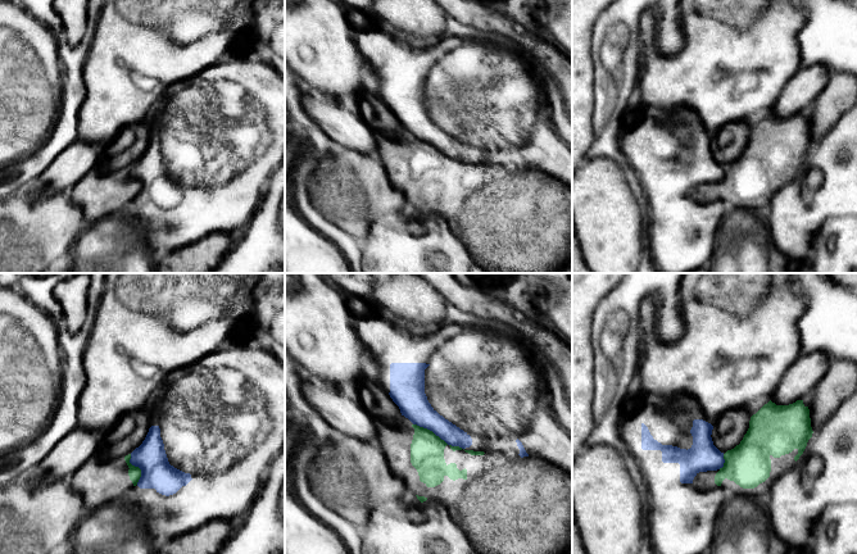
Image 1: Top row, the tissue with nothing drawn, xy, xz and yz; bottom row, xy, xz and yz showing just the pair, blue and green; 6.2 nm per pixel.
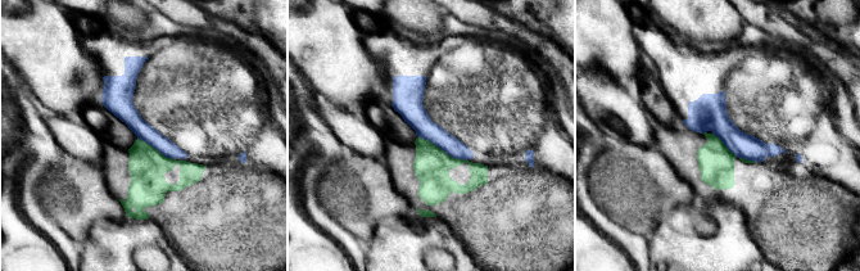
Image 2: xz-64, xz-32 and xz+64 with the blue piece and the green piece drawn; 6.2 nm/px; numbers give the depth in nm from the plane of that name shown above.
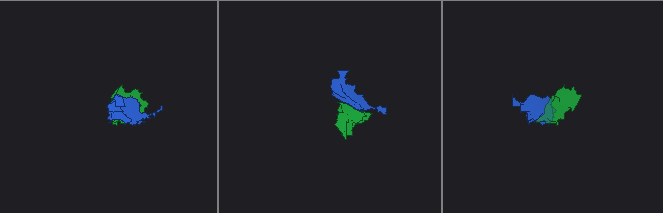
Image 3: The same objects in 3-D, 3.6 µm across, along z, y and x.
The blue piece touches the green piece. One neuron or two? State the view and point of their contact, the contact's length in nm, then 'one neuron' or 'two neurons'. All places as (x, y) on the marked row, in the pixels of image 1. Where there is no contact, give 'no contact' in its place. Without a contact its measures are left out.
meets blue in xz at (439, 436); contact 360 nm long; two neurons

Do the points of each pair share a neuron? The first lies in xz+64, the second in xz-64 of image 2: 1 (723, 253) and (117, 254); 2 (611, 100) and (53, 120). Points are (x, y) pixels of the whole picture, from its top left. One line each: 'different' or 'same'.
1: same
2: same

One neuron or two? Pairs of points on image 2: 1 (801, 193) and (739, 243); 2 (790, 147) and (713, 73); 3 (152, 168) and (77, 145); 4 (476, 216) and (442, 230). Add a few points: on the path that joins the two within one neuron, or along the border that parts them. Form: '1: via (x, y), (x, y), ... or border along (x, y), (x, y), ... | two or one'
1: border along (746, 221), (751, 238), (765, 257) | two
2: via (760, 149), (742, 145), (713, 116), (713, 103) | one
3: border along (107, 141), (99, 163) | two
4: border along (437, 216), (447, 222), (467, 251) | two

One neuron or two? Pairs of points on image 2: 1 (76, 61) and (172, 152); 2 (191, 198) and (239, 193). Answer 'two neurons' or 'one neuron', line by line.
1: two neurons
2: one neuron

